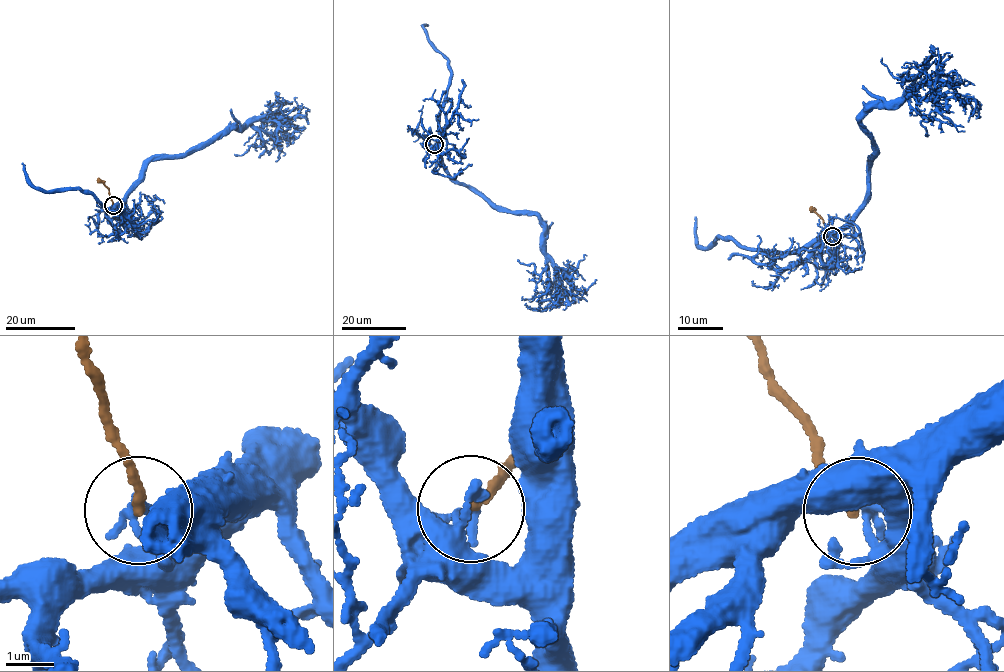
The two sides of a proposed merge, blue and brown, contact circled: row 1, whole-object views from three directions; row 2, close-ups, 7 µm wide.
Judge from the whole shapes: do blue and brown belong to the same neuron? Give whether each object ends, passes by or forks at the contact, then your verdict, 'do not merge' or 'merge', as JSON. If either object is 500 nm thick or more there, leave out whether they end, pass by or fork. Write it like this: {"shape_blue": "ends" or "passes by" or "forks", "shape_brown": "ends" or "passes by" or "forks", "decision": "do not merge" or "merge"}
{"shape_blue": "ends", "shape_brown": "ends", "decision": "do not merge"}

